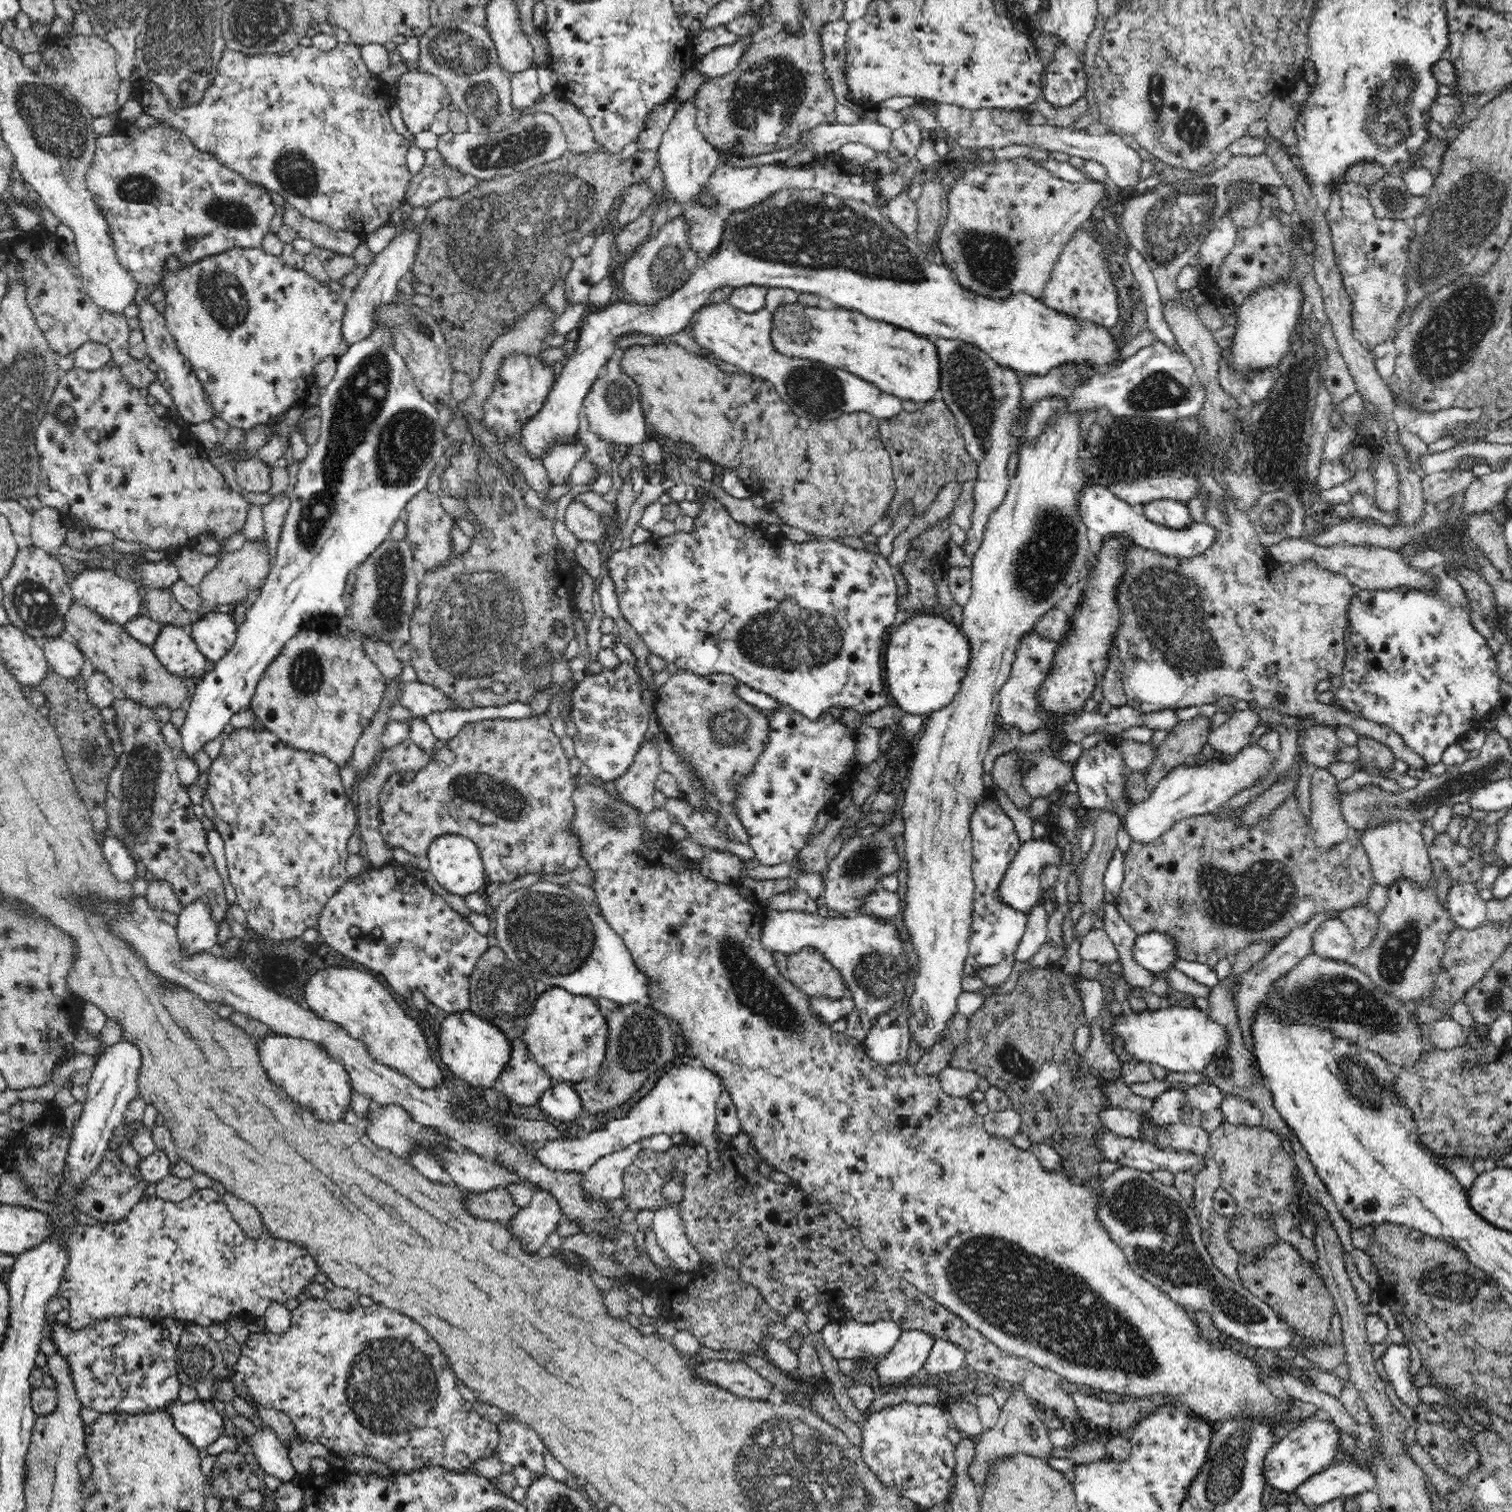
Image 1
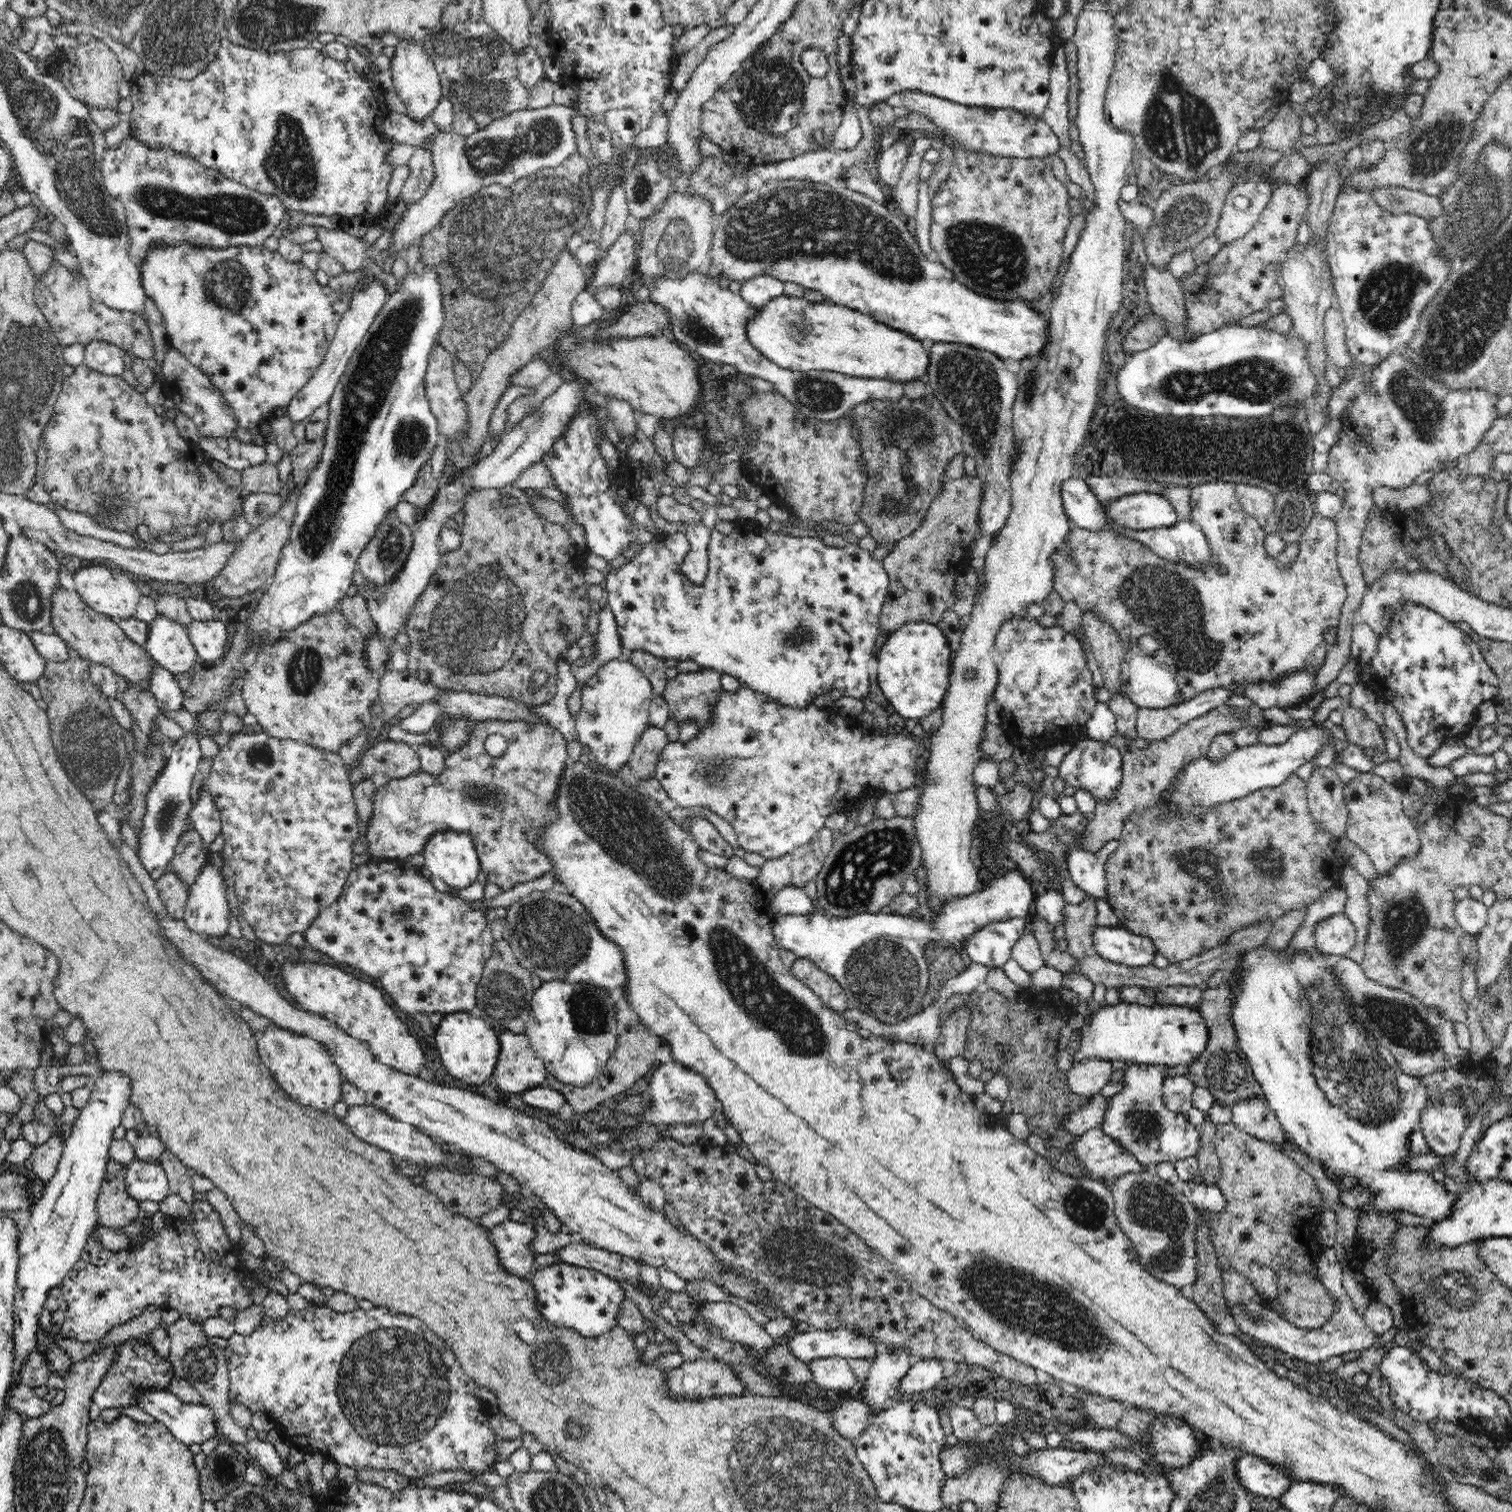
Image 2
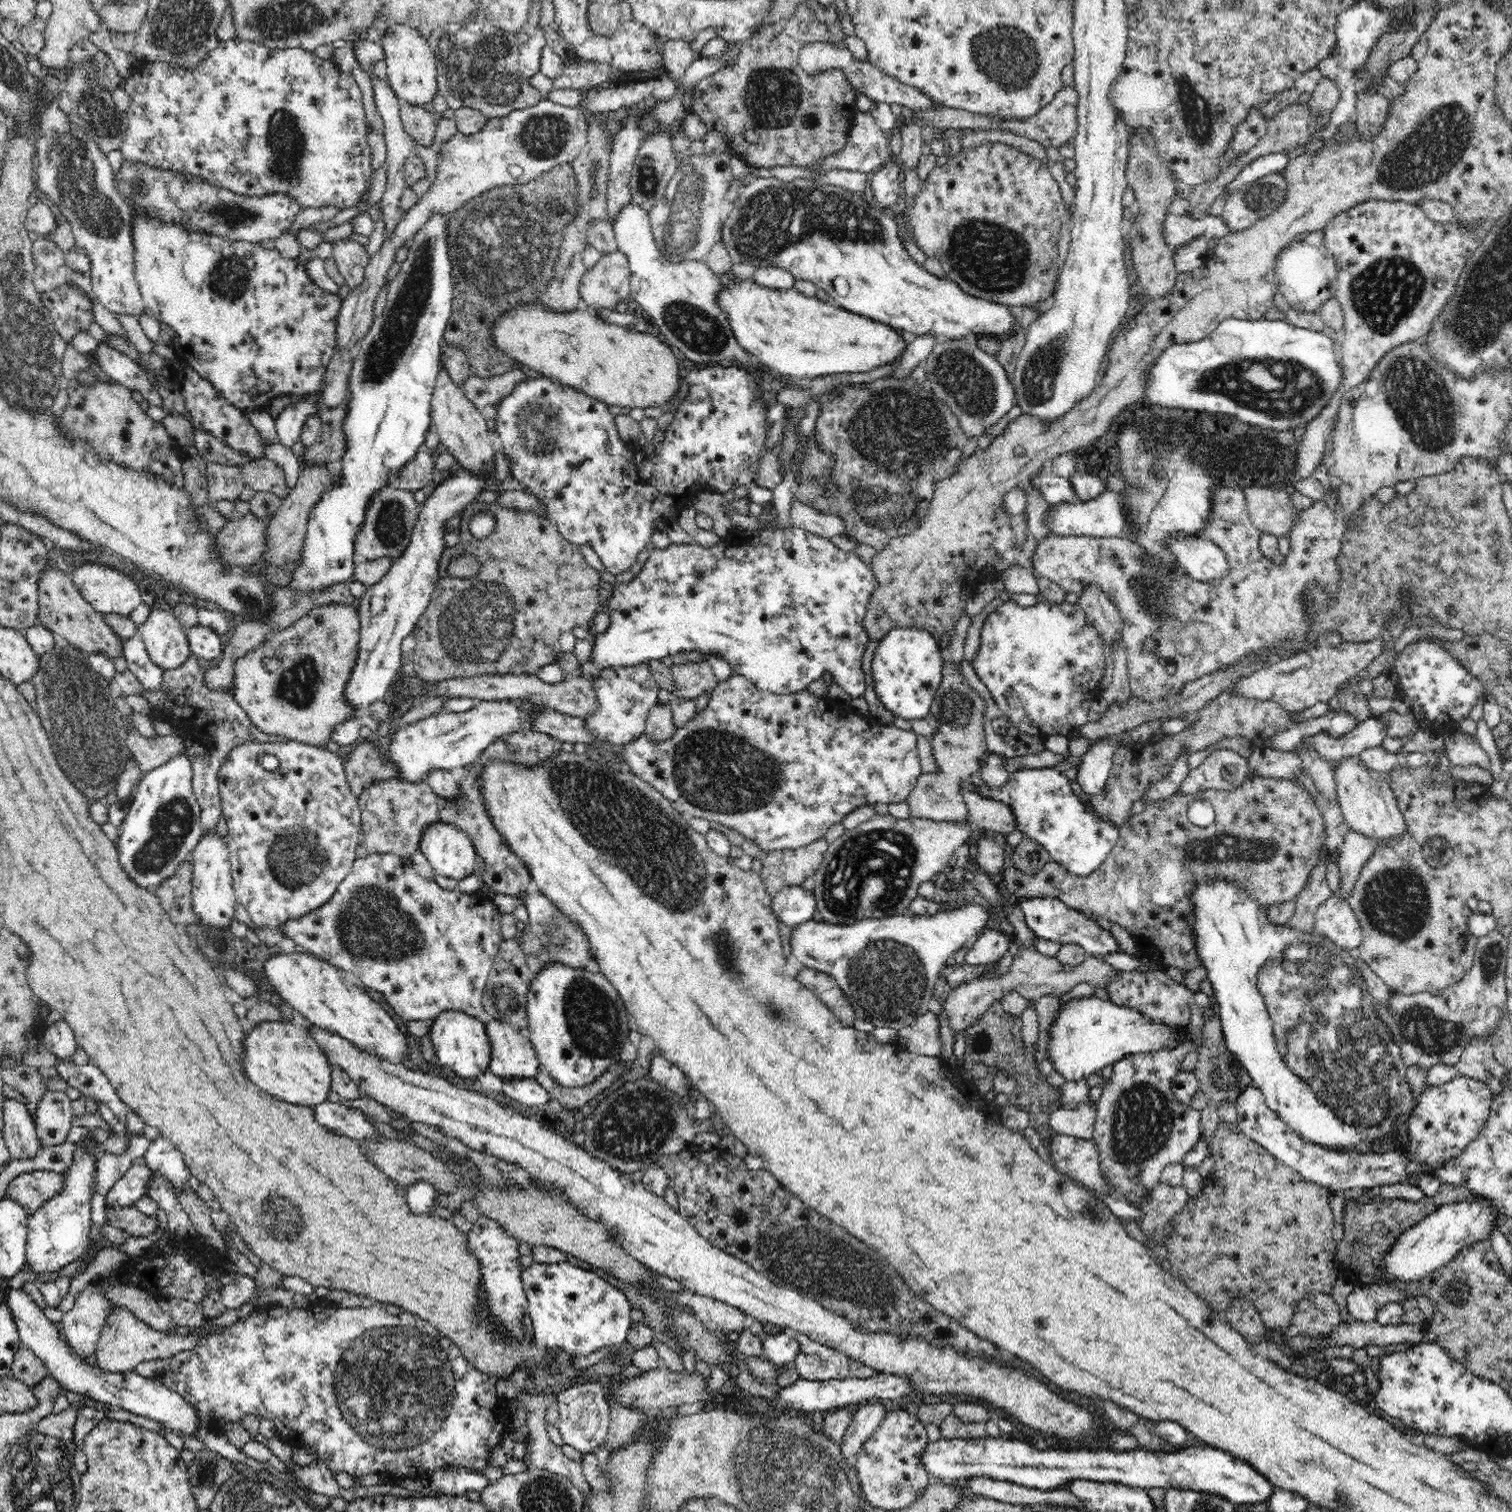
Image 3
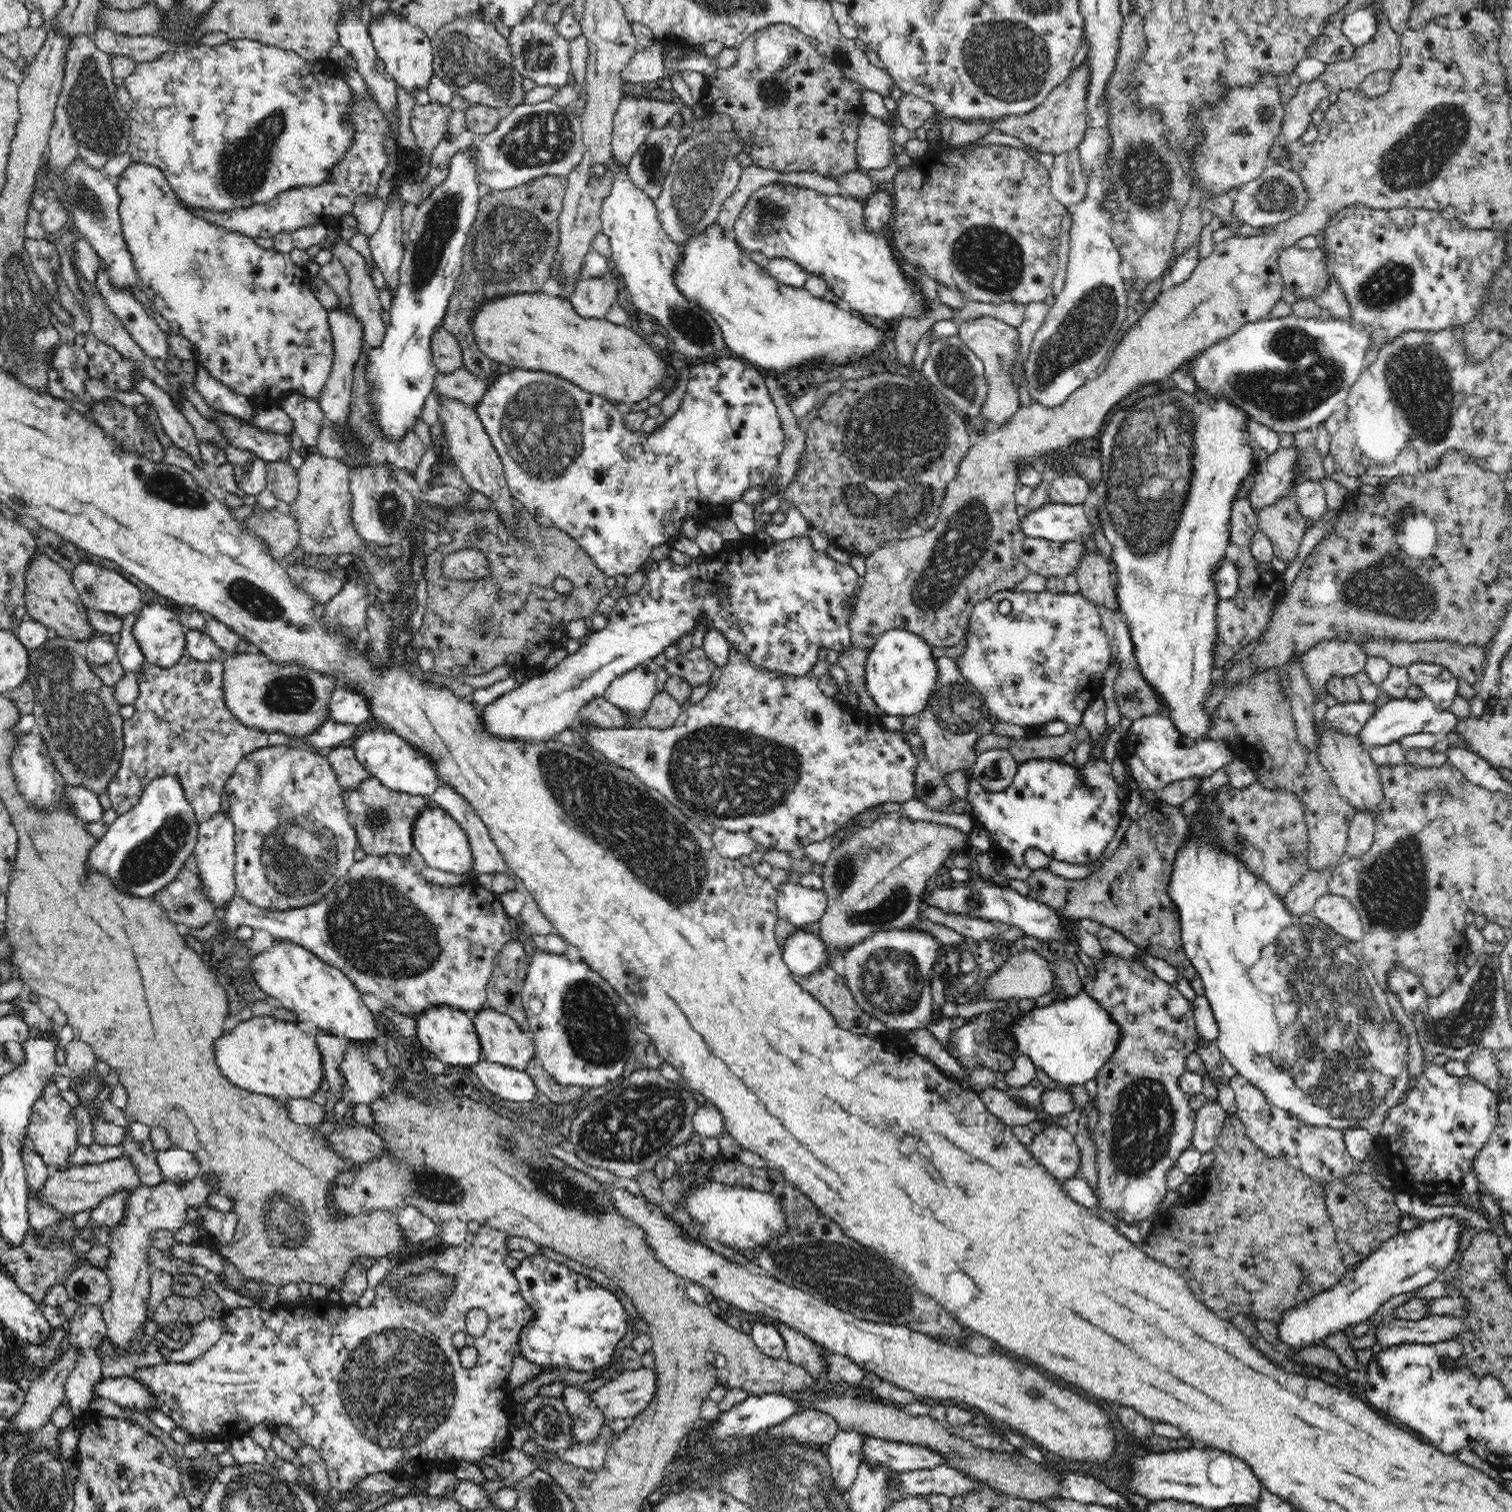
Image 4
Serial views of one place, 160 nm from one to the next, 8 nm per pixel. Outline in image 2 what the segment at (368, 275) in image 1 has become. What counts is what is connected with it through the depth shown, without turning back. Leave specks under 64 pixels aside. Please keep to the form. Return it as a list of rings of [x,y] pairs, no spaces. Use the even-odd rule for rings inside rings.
[[[372,277],[372,282],[368,282],[362,290],[354,291],[350,295],[350,303],[343,318],[340,319],[336,334],[333,341],[330,343],[329,351],[326,353],[322,364],[313,374],[312,378],[306,383],[300,392],[295,394],[295,397],[287,404],[287,417],[293,422],[293,428],[302,428],[306,418],[316,412],[322,405],[327,405],[329,398],[336,388],[336,384],[340,380],[342,374],[346,370],[350,358],[356,347],[361,343],[361,340],[366,336],[368,329],[374,323],[379,310],[383,307],[386,300],[386,289],[375,281]]]

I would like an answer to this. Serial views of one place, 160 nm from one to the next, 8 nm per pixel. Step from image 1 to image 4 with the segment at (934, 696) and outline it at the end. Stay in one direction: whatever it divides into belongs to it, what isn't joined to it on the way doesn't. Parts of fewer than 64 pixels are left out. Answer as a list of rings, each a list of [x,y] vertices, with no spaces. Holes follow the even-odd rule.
[[[902,629],[884,631],[868,650],[865,664],[865,687],[881,714],[917,716],[925,709],[939,674],[930,644],[920,635]]]

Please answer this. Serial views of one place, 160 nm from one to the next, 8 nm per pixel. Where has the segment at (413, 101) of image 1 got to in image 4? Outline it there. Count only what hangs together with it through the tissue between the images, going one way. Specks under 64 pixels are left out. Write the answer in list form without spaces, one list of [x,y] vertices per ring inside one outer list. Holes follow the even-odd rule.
[[[389,10],[378,17],[372,17],[367,30],[374,49],[385,67],[386,76],[392,78],[398,87],[408,90],[411,94],[414,88],[426,90],[435,73],[431,39],[421,28]]]

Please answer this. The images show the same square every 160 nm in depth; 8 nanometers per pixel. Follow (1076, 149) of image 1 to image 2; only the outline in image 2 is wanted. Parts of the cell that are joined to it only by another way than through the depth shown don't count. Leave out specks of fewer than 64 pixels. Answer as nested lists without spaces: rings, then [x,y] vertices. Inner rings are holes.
[[[903,92],[892,94],[885,101],[892,107],[903,106],[910,113],[924,115],[936,126],[944,130],[944,140],[957,143],[964,149],[984,151],[991,155],[1005,157],[1051,156],[1059,151],[1059,140],[1049,124],[1033,115],[1022,115],[1013,109],[987,109],[984,107],[966,107],[924,92]]]

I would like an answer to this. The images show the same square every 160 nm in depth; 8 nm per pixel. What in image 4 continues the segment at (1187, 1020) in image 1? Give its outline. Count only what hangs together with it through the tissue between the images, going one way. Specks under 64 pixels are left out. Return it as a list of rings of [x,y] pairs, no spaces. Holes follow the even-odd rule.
[[[1082,990],[1078,995],[1065,998],[1044,1008],[1035,1006],[1029,1012],[1024,1012],[1010,1028],[1010,1036],[1016,1041],[1016,1050],[1030,1057],[1034,1066],[1041,1068],[1048,1077],[1065,1085],[1084,1085],[1108,1063],[1120,1043],[1120,1026],[1116,1024],[1108,1011],[1104,1010],[1088,992]]]

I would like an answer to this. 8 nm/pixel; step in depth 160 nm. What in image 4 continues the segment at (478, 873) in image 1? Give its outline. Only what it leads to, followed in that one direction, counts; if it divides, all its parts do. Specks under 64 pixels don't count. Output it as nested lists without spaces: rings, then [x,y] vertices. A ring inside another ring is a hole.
[[[430,802],[430,805],[423,808],[416,817],[412,838],[413,846],[430,868],[454,872],[454,874],[465,874],[472,868],[473,856],[468,835],[442,807]]]

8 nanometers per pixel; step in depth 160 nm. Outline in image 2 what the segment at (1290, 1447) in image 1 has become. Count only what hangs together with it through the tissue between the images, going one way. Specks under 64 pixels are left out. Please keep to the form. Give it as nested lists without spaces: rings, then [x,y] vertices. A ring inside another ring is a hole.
[[[1240,1454],[1235,1462],[1240,1484],[1252,1496],[1280,1499],[1293,1481],[1286,1468],[1268,1463],[1256,1455]]]

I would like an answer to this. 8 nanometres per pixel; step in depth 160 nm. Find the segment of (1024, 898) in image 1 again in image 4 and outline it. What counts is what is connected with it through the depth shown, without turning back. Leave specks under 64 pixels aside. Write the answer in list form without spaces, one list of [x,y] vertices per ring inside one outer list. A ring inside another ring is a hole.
[[[893,927],[892,930],[876,930],[868,938],[853,943],[852,950],[842,958],[846,968],[846,985],[850,986],[851,994],[860,1009],[875,1017],[888,1027],[888,1033],[894,1037],[901,1037],[899,1030],[912,1032],[916,1029],[924,1029],[932,1023],[932,992],[930,992],[930,970],[938,952],[938,938],[928,930],[917,930],[913,927]],[[797,928],[784,942],[783,961],[794,974],[814,973],[826,962],[824,943],[816,928]]]

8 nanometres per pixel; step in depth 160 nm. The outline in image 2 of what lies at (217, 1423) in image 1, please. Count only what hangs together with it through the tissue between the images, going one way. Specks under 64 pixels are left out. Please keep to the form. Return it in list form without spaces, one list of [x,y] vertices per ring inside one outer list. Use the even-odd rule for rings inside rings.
[[[158,1387],[138,1391],[135,1402],[137,1402],[135,1406],[153,1416],[156,1421],[164,1423],[177,1440],[184,1444],[202,1444],[209,1438],[216,1437],[214,1421],[217,1419],[214,1416],[214,1411],[210,1409],[207,1403],[206,1405],[186,1403],[169,1388],[162,1389]]]

